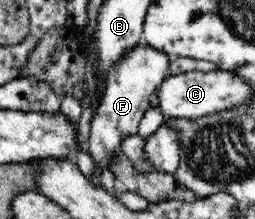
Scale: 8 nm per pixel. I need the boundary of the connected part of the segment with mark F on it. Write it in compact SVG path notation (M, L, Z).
M137 43L129 49L107 73L105 89L101 94L97 112L90 122L90 136L86 141L89 155L96 163L96 172L88 178L107 193L116 196L122 188L116 175L111 172L111 155L122 151L121 143L127 135L137 134L137 129L143 114L148 110L149 97L157 90L157 85L162 85L169 69L171 57L164 51L157 51L146 43Z

